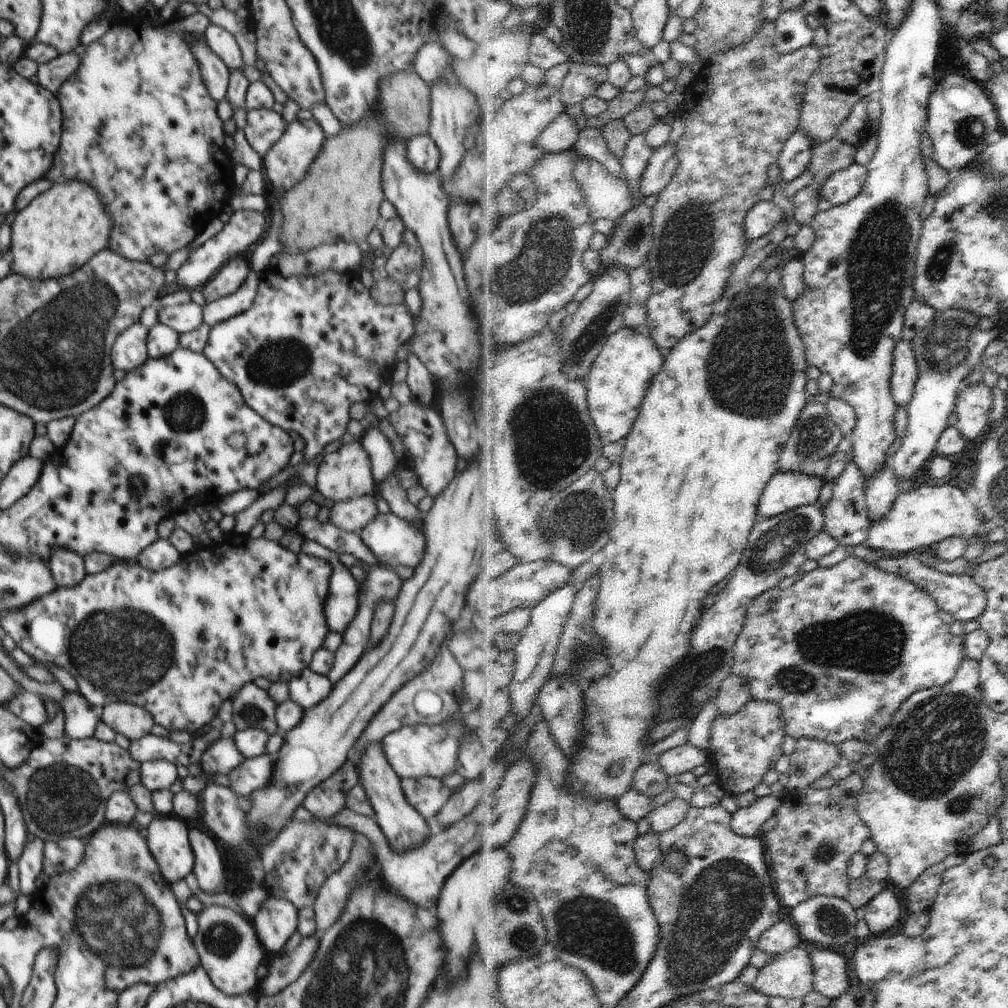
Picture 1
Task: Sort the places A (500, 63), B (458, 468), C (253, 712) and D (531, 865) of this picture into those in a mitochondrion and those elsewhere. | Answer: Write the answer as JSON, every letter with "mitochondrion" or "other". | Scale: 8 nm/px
{"A":"mitochondrion","B":"other","C":"mitochondrion","D":"other"}

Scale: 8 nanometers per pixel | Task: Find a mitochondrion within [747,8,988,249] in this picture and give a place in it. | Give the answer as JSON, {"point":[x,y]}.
{"point":[967,131]}

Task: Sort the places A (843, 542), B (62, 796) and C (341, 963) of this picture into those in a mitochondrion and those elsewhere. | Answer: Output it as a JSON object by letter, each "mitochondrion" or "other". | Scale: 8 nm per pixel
{"A":"other","B":"mitochondrion","C":"mitochondrion"}

